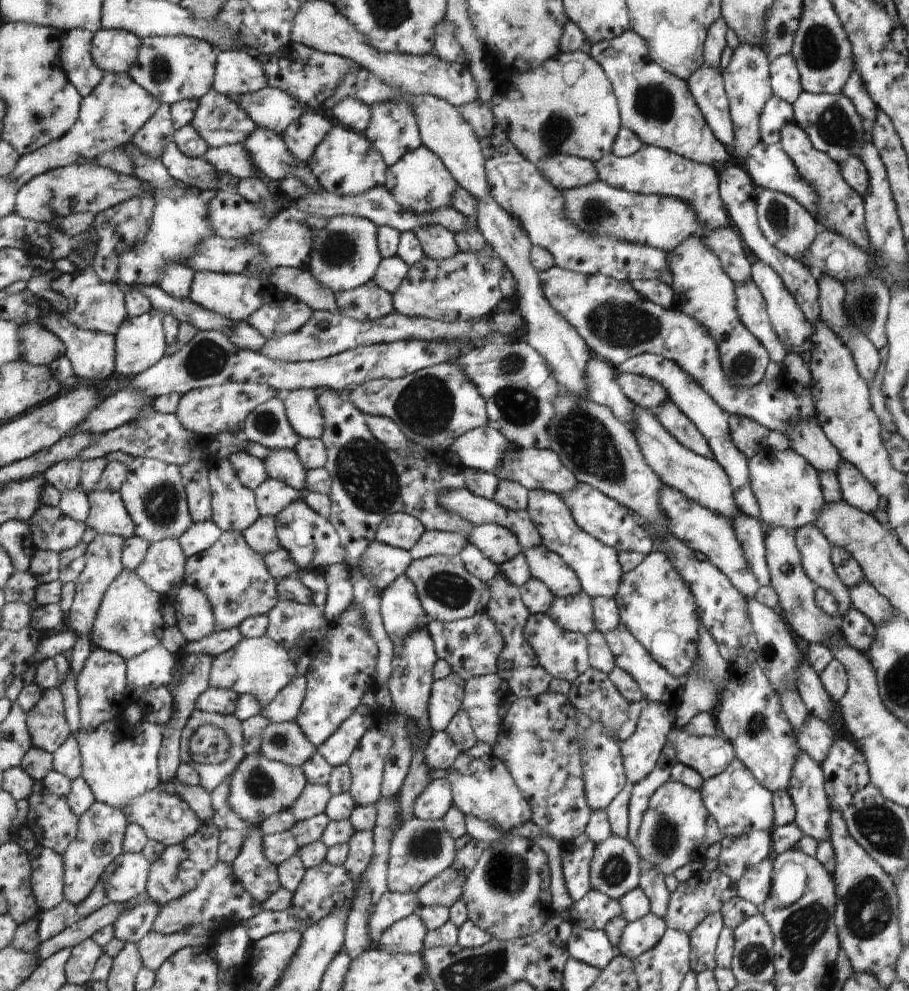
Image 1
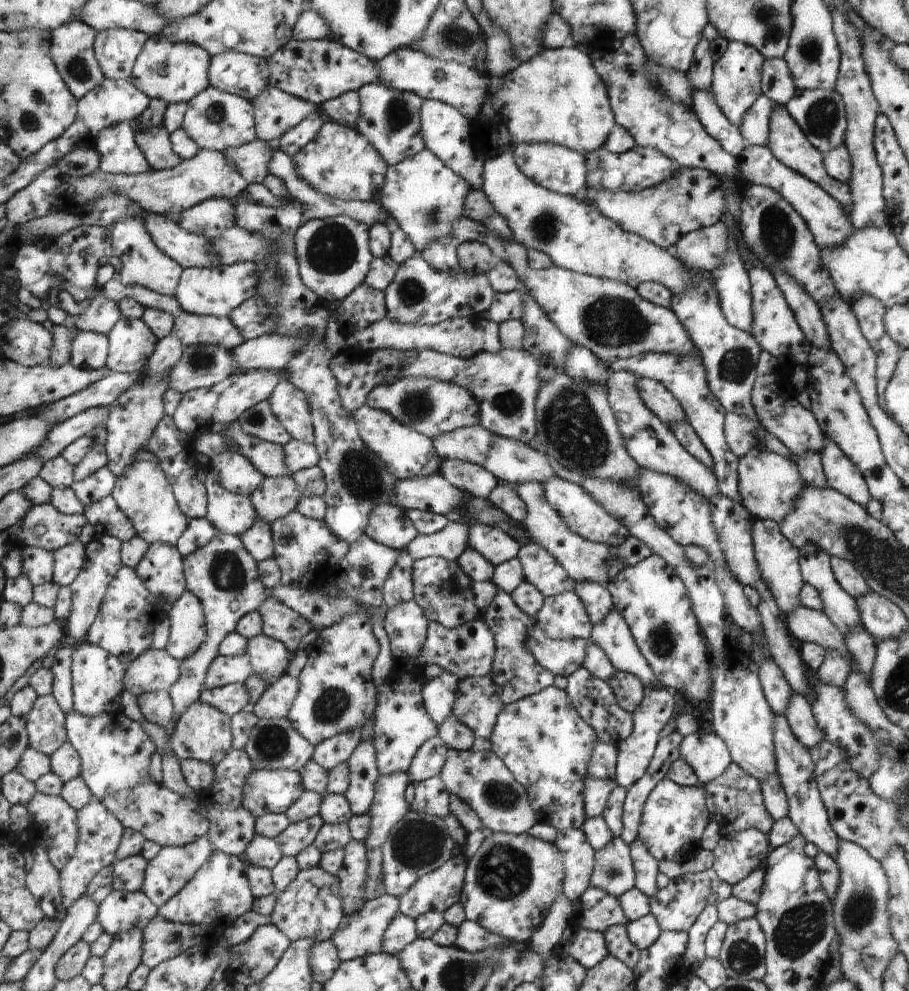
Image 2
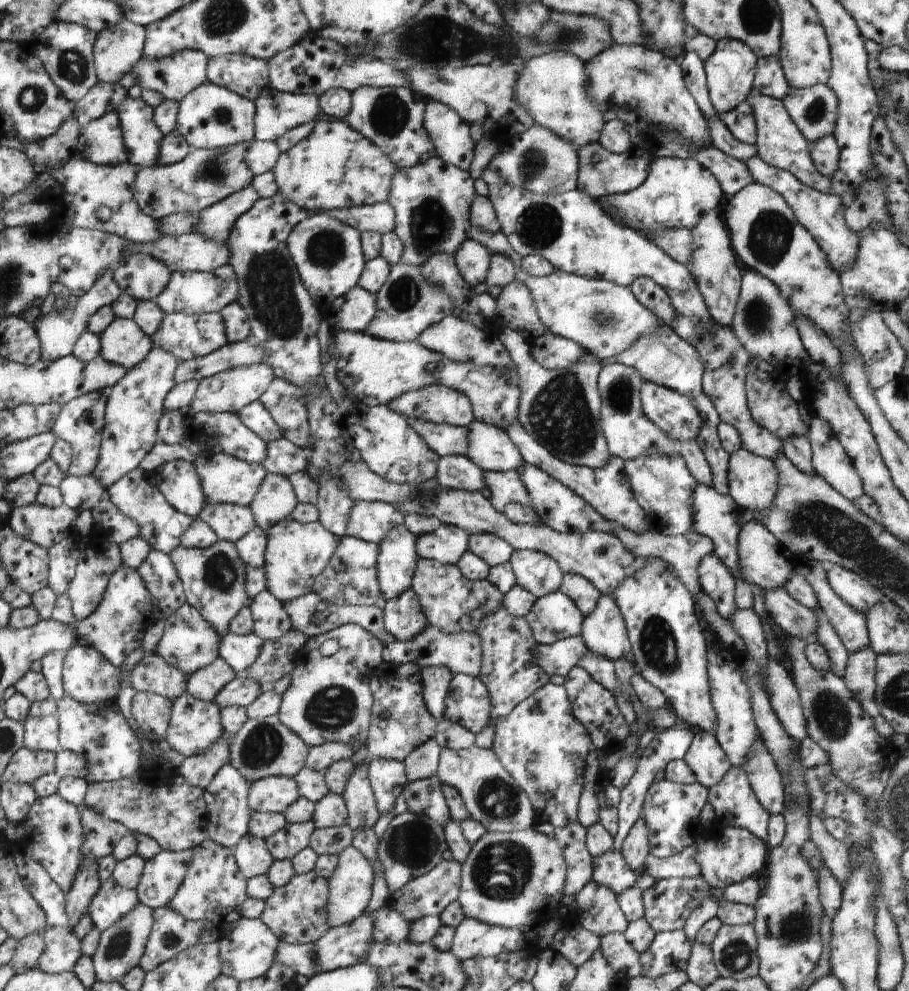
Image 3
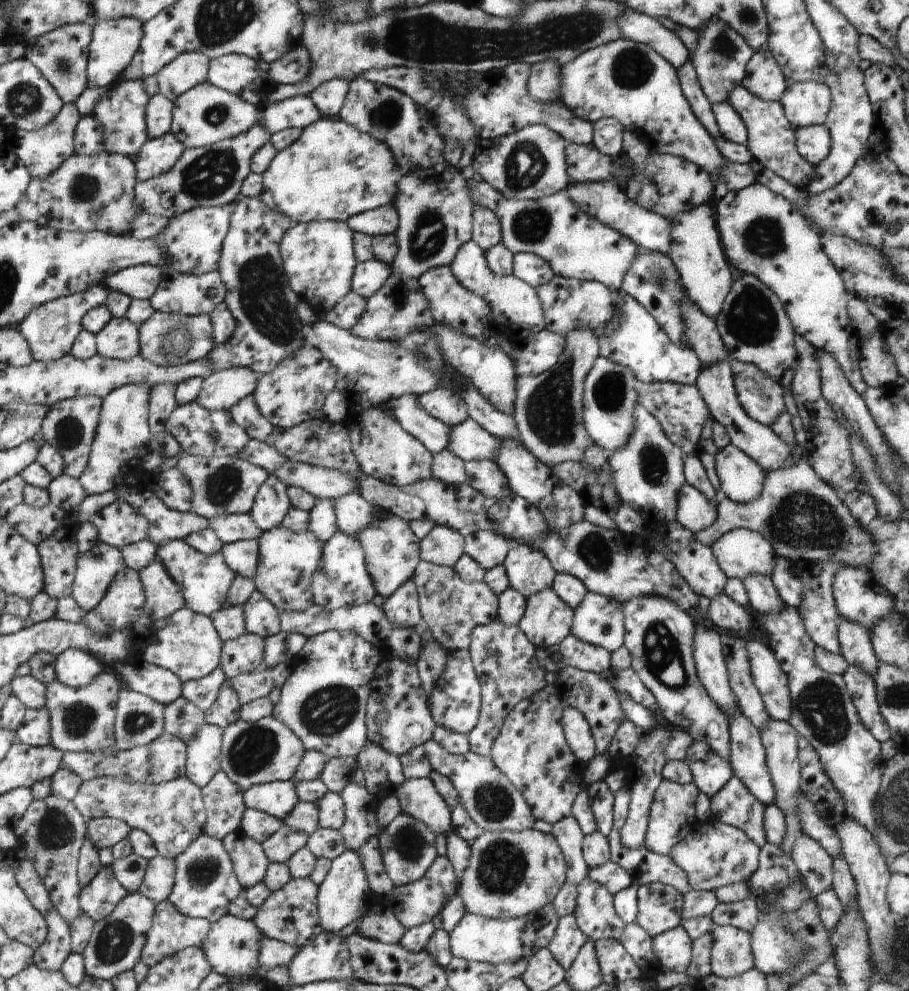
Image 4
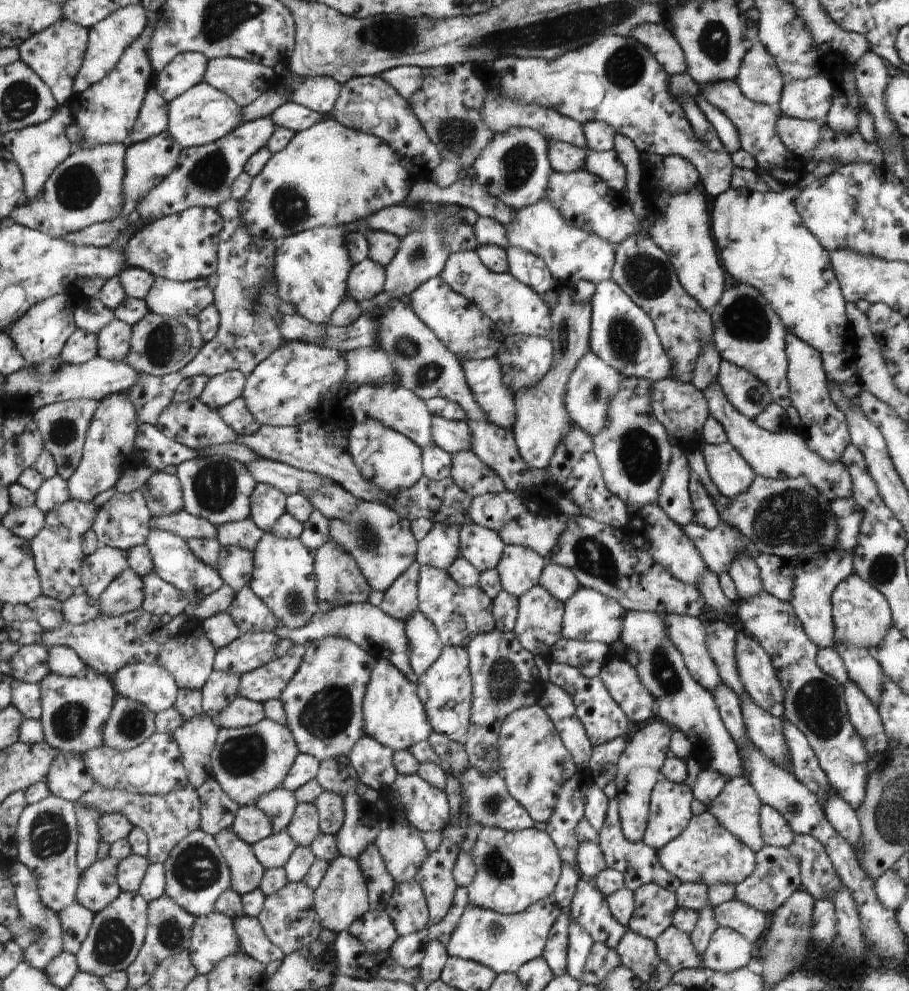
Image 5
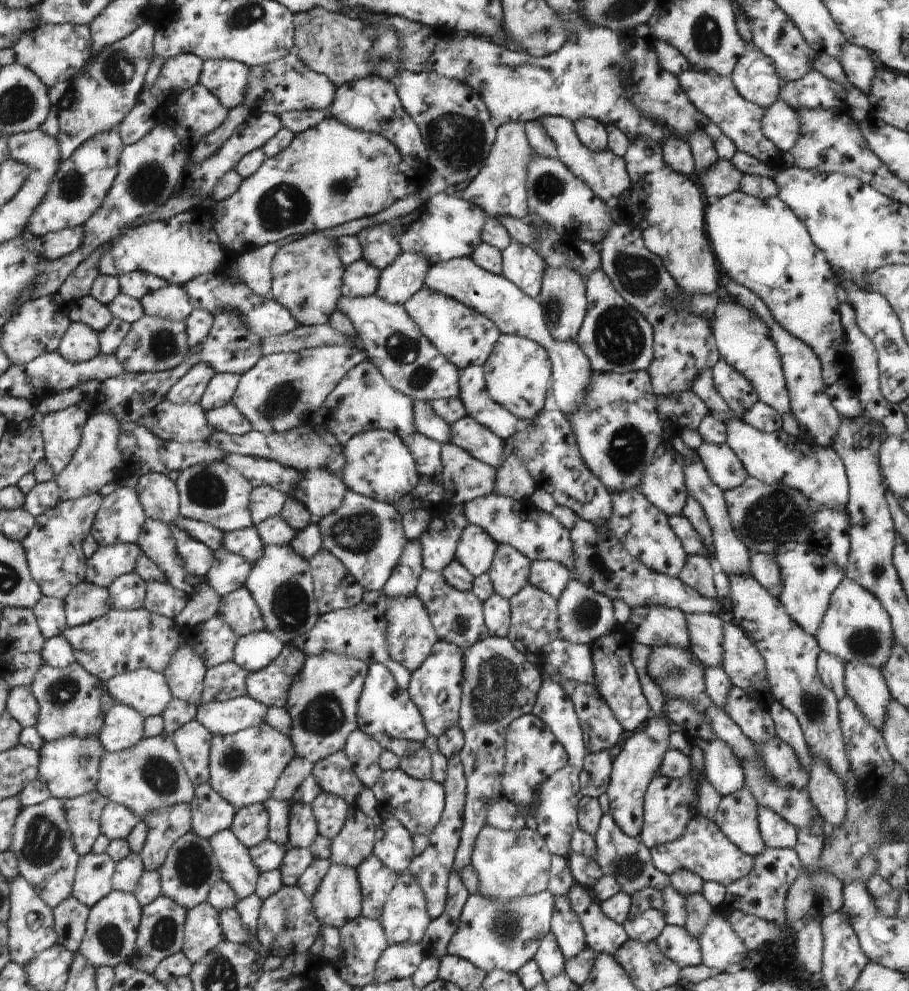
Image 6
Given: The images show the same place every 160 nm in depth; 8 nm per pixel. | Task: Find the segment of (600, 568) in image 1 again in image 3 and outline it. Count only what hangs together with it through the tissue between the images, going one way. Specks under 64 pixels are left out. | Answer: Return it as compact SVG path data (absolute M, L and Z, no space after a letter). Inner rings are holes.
M515 470L483 471L485 486L490 490L489 501L499 512L510 503L532 507L527 488L522 484L519 472Z

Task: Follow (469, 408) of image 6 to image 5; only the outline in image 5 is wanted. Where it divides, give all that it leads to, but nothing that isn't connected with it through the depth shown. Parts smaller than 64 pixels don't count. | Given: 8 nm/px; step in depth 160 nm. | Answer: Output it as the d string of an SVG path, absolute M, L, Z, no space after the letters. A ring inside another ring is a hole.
M496 356L489 359L461 359L464 365L465 378L473 391L474 398L482 410L487 414L488 420L496 426L512 430L516 422L517 410L515 398L511 390L503 383L502 371L499 360Z

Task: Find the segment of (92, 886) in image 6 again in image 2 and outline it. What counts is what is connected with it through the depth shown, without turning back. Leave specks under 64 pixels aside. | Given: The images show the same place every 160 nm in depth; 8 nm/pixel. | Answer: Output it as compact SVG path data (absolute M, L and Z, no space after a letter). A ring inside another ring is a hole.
M112 891L97 905L98 921L113 937L119 932L138 927L142 931L157 916L157 906L144 892Z

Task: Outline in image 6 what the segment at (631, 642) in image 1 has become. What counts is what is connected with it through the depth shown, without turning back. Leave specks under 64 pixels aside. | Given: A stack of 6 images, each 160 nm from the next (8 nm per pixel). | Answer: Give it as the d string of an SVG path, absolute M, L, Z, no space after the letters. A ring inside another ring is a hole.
M574 579L570 580L566 590L557 599L558 602L558 636L573 643L582 643L591 646L600 638L610 634L618 625L614 614L612 599L593 587Z

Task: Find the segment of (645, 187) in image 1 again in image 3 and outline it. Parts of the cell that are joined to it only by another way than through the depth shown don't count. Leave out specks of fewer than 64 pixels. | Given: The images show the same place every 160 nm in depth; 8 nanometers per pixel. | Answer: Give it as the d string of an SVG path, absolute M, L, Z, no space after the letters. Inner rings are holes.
M599 142L577 149L579 171L576 189L584 191L595 200L619 193L629 193L638 188L649 173L653 156L645 149L632 146L621 153L608 152Z

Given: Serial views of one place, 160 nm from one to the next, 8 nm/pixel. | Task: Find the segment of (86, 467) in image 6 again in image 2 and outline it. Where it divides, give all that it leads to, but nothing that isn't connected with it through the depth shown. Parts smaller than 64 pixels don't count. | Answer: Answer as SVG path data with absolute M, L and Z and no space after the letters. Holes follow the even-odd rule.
M174 332L168 337L161 338L155 346L154 352L145 362L143 377L136 385L130 385L121 392L109 406L109 418L105 422L107 437L105 440L105 451L107 452L107 463L105 464L118 478L123 470L132 462L140 448L147 446L148 439L152 436L154 429L159 425L159 420L165 415L163 409L163 396L169 389L169 376L173 366L178 364L184 346Z

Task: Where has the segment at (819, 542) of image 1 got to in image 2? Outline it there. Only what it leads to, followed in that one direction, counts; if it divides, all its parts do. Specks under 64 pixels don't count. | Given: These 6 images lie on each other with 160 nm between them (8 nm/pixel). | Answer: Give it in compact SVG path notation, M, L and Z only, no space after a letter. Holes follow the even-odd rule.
M814 543L803 544L799 550L802 578L821 593L822 611L843 635L856 632L861 626L858 605L836 580L829 554Z

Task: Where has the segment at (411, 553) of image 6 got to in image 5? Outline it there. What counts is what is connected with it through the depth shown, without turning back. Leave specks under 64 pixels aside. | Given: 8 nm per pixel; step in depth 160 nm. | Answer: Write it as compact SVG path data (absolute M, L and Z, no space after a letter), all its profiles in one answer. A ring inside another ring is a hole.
M416 560L397 580L383 592L384 597L379 607L395 619L405 620L419 605L417 582L420 580L421 564Z

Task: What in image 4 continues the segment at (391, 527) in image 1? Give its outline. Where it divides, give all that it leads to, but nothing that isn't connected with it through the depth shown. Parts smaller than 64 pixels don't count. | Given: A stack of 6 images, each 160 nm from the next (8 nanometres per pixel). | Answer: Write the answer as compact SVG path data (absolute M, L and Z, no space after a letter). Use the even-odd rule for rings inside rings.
M346 493L333 499L337 527L347 535L354 535L369 528L378 513L383 513L356 493Z

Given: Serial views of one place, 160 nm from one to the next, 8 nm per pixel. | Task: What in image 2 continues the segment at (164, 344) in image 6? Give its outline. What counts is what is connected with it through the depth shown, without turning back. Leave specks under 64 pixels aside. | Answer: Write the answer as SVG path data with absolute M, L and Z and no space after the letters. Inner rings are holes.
M182 311L174 318L174 330L184 348L191 344L216 345L229 351L245 341L230 317Z

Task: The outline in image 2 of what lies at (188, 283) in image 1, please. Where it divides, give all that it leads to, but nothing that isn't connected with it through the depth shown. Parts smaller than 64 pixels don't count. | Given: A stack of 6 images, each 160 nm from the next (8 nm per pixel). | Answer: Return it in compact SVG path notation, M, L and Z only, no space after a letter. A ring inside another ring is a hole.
M138 215L122 219L111 227L109 254L122 260L119 278L123 285L140 285L155 293L172 297L184 268L158 250L143 222L143 217Z

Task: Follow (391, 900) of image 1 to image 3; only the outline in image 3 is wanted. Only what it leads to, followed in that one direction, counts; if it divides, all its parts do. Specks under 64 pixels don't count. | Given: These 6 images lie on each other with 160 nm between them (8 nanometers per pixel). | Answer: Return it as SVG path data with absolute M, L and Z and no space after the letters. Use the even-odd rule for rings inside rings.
M374 913L361 914L350 924L330 928L313 943L315 969L326 972L364 963L368 947L374 942Z

